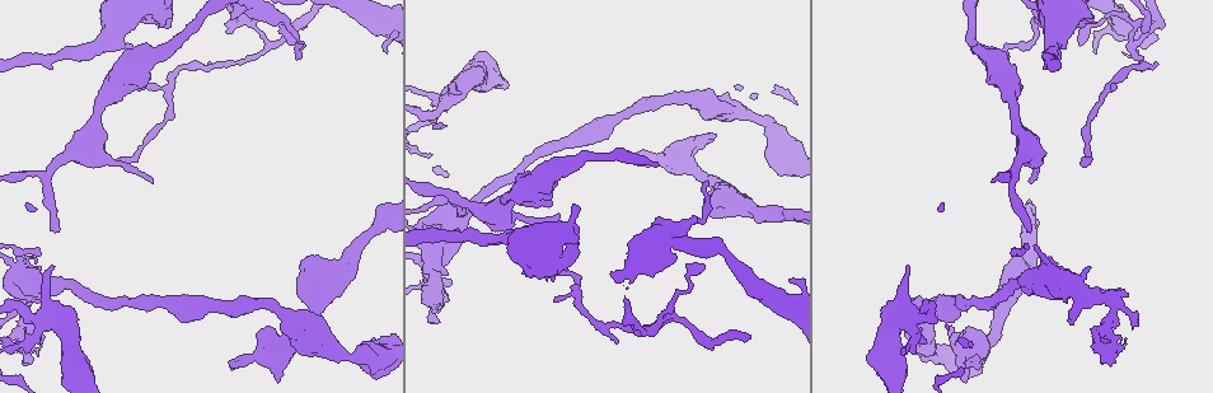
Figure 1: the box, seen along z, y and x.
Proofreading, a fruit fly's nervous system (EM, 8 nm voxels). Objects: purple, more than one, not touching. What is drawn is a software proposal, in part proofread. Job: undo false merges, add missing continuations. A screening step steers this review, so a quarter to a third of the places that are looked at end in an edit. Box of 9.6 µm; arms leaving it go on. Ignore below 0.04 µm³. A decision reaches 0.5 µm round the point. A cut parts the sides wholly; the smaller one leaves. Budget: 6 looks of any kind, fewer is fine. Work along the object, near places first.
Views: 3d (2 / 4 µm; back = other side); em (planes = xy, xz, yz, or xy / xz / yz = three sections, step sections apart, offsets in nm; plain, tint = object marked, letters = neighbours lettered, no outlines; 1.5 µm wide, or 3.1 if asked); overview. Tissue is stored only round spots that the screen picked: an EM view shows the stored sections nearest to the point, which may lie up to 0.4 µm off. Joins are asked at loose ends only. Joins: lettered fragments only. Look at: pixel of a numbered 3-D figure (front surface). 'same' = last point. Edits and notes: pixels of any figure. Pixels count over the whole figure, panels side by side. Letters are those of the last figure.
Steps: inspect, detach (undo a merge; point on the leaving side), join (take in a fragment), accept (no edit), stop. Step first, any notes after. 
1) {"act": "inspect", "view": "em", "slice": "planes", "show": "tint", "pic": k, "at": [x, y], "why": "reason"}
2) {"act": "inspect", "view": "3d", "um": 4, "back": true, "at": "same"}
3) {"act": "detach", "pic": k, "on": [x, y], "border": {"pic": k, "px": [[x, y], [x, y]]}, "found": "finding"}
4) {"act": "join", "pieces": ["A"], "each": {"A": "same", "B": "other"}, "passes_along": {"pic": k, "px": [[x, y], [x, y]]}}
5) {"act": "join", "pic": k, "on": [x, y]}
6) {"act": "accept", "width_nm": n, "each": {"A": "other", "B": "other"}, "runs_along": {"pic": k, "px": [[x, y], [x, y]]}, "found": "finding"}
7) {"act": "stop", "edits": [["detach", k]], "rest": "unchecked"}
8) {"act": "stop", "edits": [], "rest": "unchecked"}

{"act": "inspect", "view": "em", "slice": "xz", "step": 8, "show": "tint", "pic": 1, "at": [1142, 33], "why": "free end"}

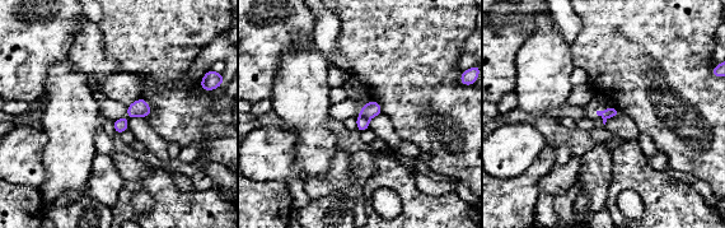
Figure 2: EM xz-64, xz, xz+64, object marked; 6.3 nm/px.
{"act": "inspect", "view": "em", "slice": "planes", "show": "letters", "at": "same", "why": "cut it another way"}

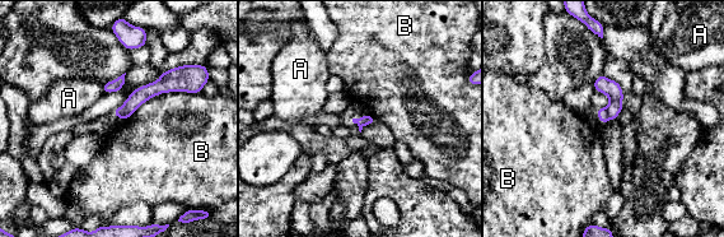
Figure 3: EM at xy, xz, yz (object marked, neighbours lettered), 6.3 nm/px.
{"act": "detach", "pic": 3, "on": [602, 114], "longest_contact_nm": ["B", 500], "each": {"A": "other", "B": "other"}, "part_leaving": {"pic": 3, "px": [[181, 83], [150, 89], [117, 112]]}, "found": "a second neuron is stuck on"}

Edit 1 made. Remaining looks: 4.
{"act": "inspect", "view": "overview", "why": "redraw"}

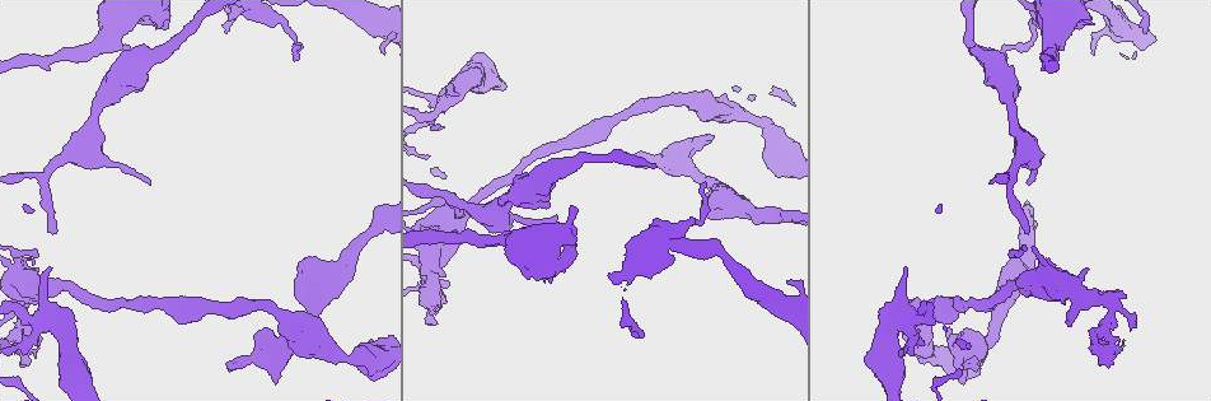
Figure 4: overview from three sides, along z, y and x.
{"act": "inspect", "view": "em", "slice": "yz", "step": 8, "show": "letters", "pic": 4, "at": [449, 198]}

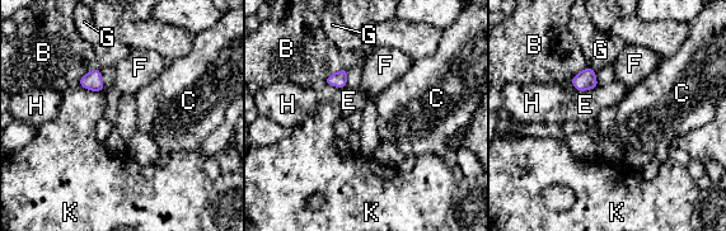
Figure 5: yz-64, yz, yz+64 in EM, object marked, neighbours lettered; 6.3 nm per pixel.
{"act": "inspect", "view": "em", "slice": "xy", "step": 4, "show": "letters", "at": "same"}

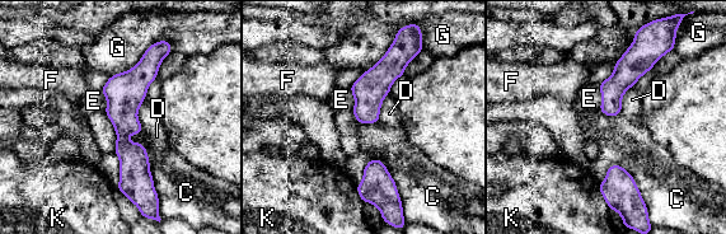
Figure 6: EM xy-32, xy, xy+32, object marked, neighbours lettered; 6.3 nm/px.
{"act": "accept", "longest_contact_nm": ["C", 480], "each": {"C": "other", "D": "other", "E": "other", "F": "other", "G": "other", "K": "other"}, "border": {"pic": 6, "px": [[125, 134], [145, 148], [159, 201]]}, "found": "one neuron here"}

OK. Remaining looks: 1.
{"act": "stop", "edits": [["detach", 3]], "rest": "unchecked"}

